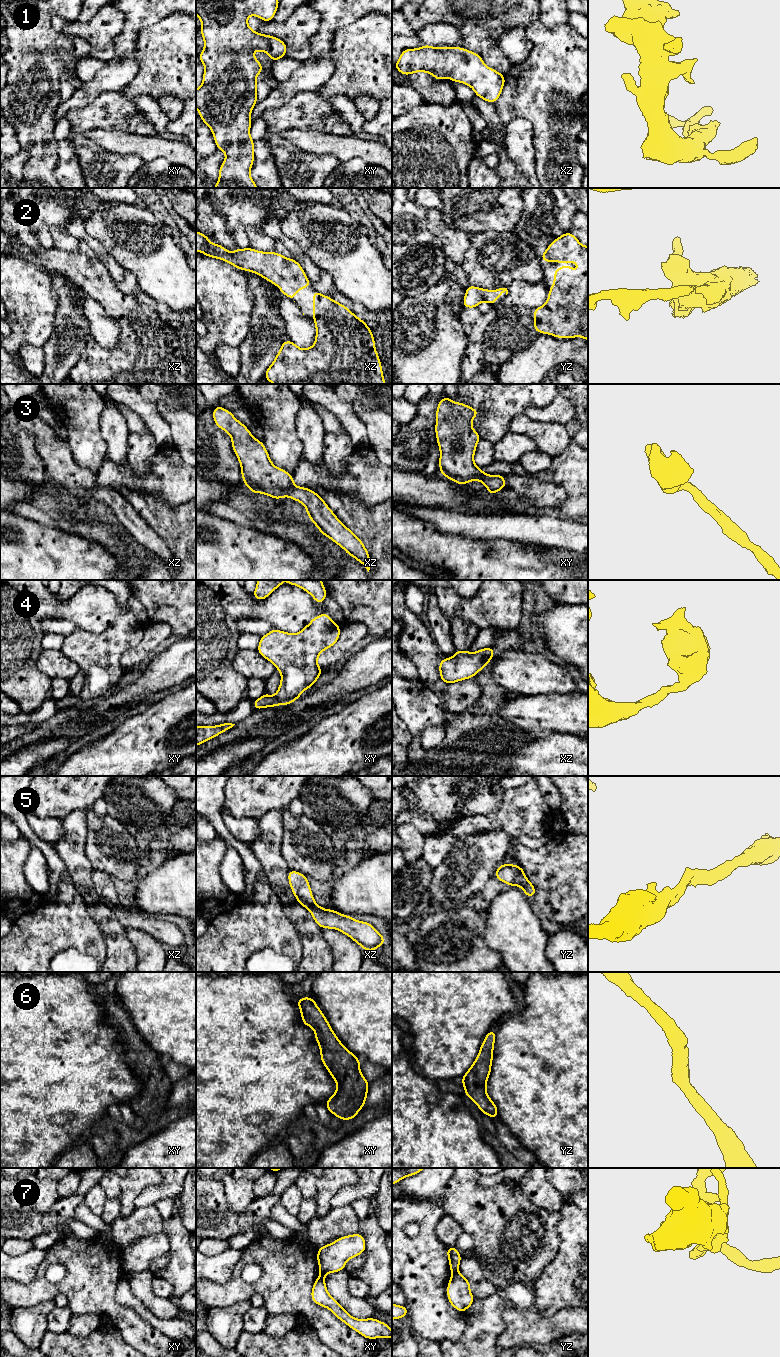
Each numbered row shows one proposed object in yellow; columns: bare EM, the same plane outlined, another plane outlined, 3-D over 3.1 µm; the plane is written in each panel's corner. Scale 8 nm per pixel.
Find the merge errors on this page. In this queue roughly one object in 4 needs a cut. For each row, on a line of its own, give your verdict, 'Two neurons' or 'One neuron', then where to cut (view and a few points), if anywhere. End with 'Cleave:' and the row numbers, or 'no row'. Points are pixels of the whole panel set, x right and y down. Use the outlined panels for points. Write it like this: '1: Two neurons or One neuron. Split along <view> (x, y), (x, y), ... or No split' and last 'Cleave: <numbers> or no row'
1: One neuron. No split
2: One neuron. No split
3: One neuron. No split
4: One neuron. No split
5: One neuron. No split
6: One neuron. No split
7: Two neurons. Split along yz (457, 1270), (452, 1274)
Cleave: 7

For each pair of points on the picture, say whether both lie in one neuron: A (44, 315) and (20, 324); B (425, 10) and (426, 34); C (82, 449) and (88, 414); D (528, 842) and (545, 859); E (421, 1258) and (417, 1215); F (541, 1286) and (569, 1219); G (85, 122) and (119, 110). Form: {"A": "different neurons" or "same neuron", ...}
{"A": "same neuron", "B": "different neurons", "C": "same neuron", "D": "different neurons", "E": "same neuron", "F": "same neuron", "G": "same neuron"}

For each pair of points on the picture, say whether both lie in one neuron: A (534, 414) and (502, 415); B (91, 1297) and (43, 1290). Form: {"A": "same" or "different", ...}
{"A": "different", "B": "same"}

